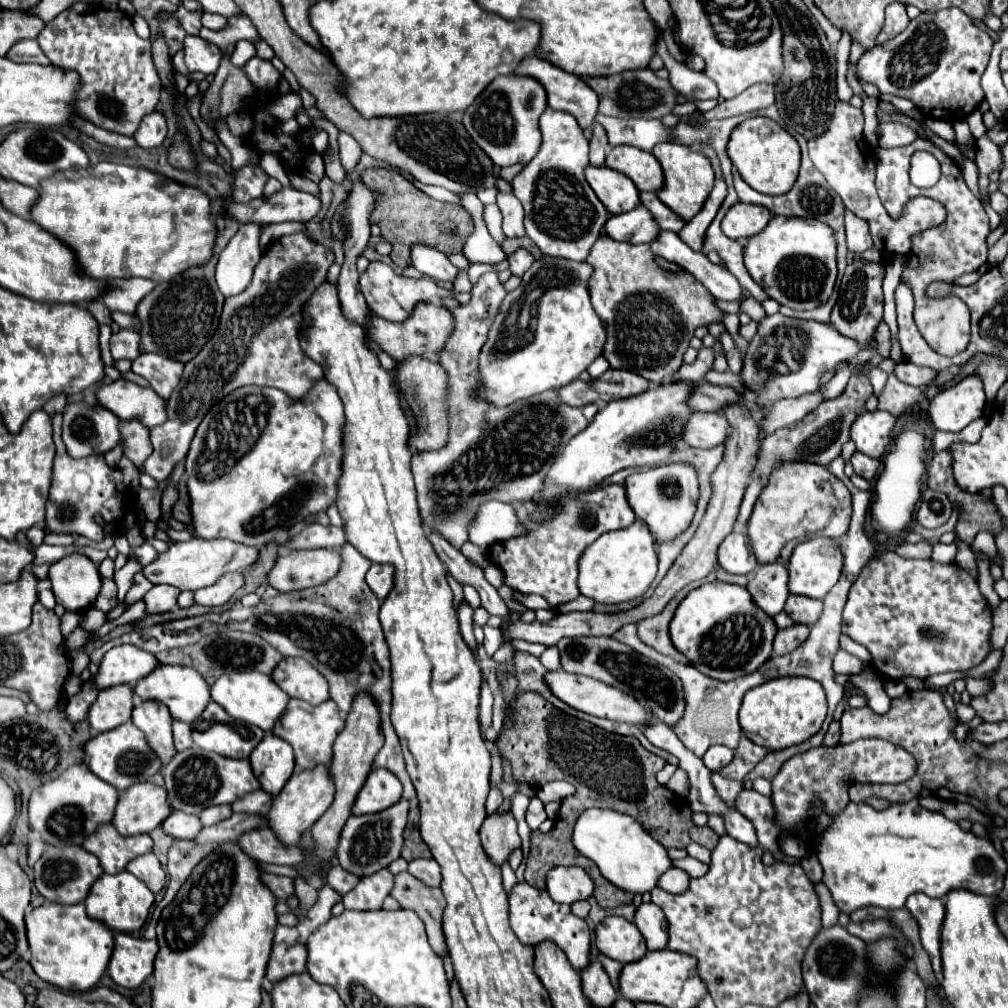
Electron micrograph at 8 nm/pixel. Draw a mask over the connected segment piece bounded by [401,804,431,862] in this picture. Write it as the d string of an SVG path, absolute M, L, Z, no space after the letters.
M413 804L409 810L409 822L405 828L405 846L403 846L401 856L407 862L411 862L415 858L431 858L431 852L419 834L419 806L417 804Z

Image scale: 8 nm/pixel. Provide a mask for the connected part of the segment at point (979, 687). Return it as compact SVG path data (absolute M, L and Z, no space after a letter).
M967 678L965 682L967 682L967 692L973 698L991 692L991 680L985 680L985 678Z

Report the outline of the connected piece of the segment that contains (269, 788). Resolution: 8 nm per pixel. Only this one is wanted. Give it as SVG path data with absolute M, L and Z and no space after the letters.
M265 734L265 738L251 752L251 768L257 776L261 788L271 796L277 796L281 788L293 774L293 750L289 742L275 734Z

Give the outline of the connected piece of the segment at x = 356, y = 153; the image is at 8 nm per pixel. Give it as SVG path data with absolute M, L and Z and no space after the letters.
M339 132L339 156L341 156L345 172L351 172L361 156L359 144L349 134L343 134L343 132Z

